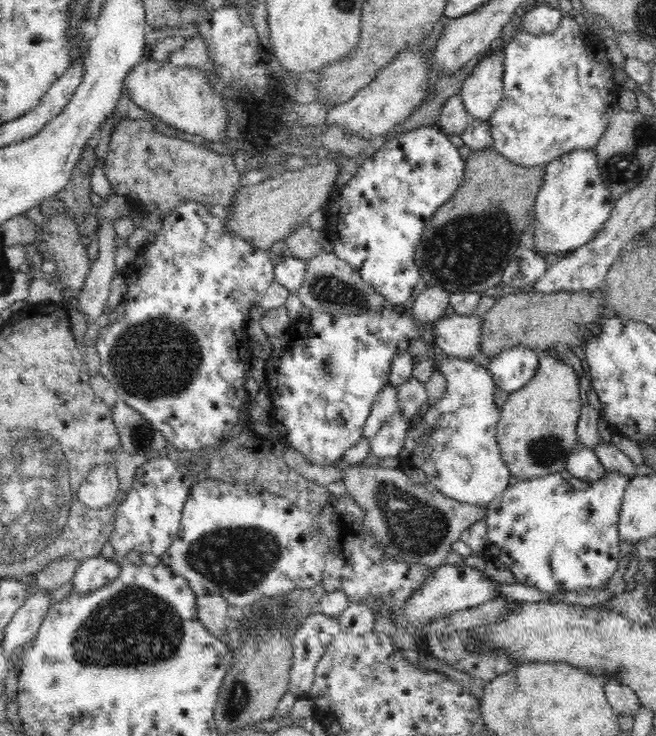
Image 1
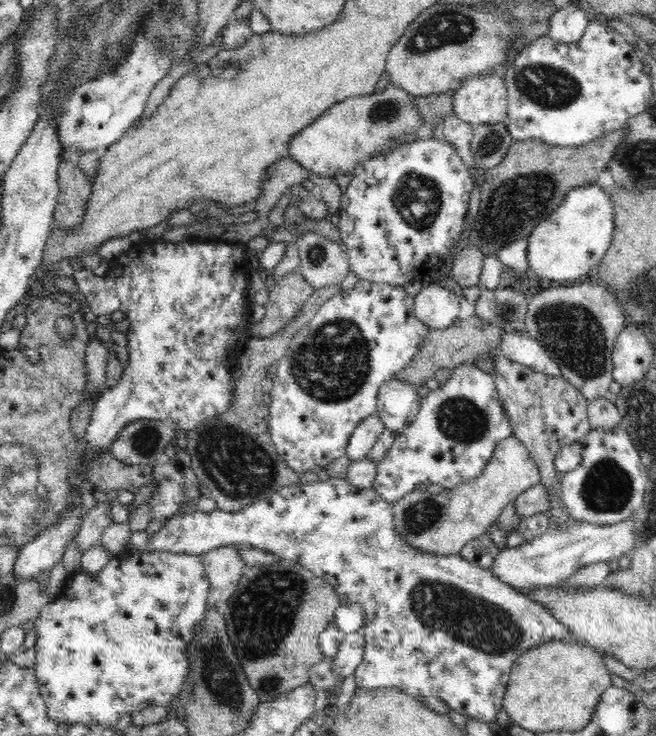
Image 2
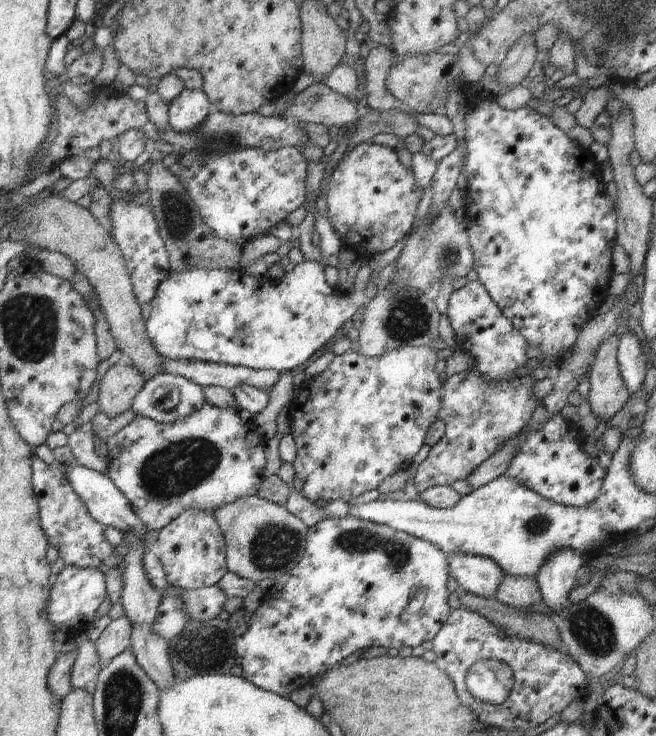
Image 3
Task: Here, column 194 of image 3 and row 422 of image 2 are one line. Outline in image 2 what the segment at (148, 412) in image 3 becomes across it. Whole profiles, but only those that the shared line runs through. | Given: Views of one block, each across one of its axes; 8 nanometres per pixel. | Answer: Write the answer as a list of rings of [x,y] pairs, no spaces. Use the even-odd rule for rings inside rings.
[[[396,378],[384,383],[377,396],[377,411],[389,432],[400,436],[407,425],[412,424],[419,411],[421,398],[413,384]]]

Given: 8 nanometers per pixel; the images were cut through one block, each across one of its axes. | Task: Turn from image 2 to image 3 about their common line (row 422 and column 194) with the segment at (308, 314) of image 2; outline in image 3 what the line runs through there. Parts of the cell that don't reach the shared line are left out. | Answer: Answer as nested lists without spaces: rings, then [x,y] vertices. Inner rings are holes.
[[[162,160],[152,161],[147,175],[148,205],[154,214],[173,272],[180,273],[191,269],[228,269],[228,264],[232,260],[240,258],[242,248],[236,241],[220,239],[210,232],[210,228],[204,226],[204,220],[200,218],[198,208],[188,196],[183,182],[170,172],[170,168],[166,167]]]

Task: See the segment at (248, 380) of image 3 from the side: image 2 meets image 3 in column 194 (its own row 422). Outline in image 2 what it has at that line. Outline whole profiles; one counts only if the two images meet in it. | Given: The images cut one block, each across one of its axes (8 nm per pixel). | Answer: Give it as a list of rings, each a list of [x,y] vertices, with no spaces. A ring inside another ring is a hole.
[[[376,411],[357,426],[355,432],[350,436],[347,447],[346,456],[351,462],[362,460],[370,455],[378,438],[386,430],[382,420]]]

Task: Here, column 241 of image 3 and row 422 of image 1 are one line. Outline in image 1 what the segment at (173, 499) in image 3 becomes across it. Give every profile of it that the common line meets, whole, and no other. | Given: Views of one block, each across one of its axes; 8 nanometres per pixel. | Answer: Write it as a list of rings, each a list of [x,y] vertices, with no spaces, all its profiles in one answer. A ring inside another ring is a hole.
[[[448,356],[437,358],[439,371],[445,376],[448,386],[445,395],[437,400],[420,418],[416,428],[410,429],[398,459],[402,467],[424,471],[429,483],[441,494],[459,502],[487,507],[509,488],[510,470],[504,465],[497,440],[497,423],[500,407],[494,402],[497,389],[490,371],[481,366],[478,359],[466,361]]]

